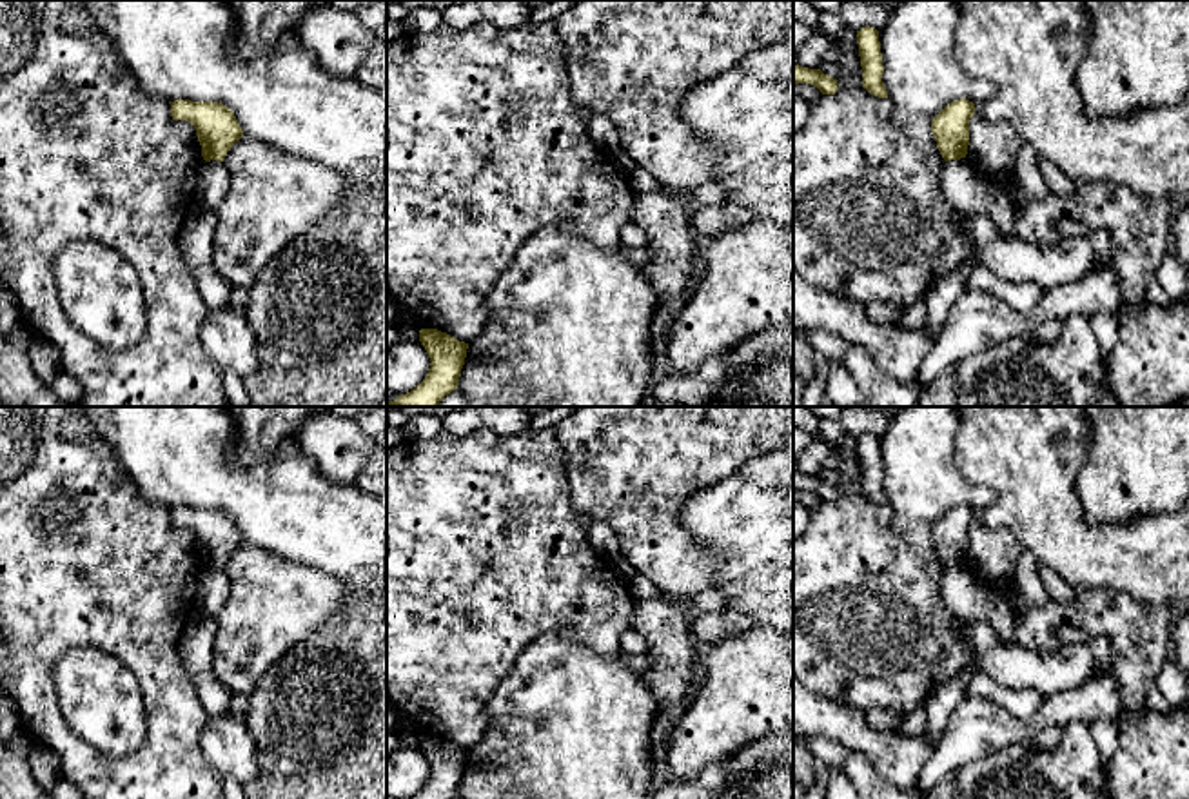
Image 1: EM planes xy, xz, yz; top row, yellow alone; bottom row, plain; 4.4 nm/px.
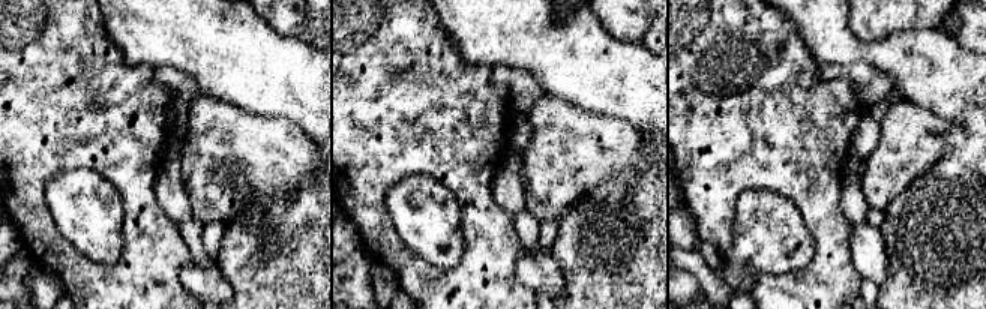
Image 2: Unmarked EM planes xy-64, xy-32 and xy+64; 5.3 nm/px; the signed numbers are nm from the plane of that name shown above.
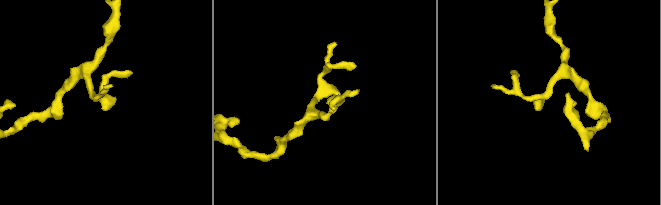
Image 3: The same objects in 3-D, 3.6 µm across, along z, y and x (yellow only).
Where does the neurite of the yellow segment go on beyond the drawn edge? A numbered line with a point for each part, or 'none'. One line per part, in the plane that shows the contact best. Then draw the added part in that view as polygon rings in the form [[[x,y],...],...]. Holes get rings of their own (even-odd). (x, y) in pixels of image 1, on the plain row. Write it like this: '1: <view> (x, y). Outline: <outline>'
none

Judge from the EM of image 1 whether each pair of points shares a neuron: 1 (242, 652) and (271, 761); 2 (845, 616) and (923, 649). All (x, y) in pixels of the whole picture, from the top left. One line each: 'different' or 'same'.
1: different
2: same

